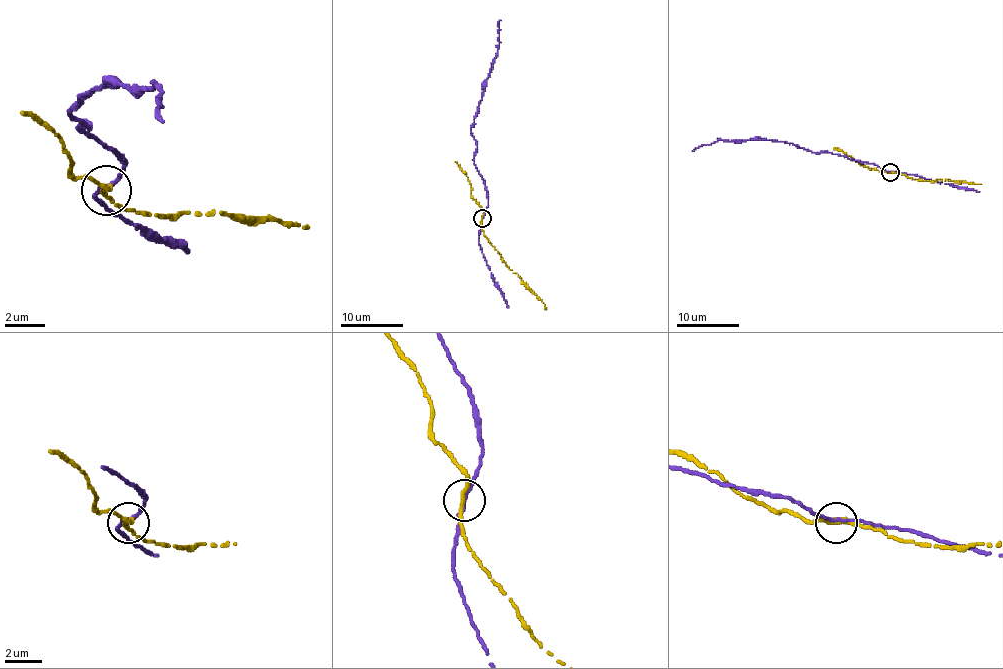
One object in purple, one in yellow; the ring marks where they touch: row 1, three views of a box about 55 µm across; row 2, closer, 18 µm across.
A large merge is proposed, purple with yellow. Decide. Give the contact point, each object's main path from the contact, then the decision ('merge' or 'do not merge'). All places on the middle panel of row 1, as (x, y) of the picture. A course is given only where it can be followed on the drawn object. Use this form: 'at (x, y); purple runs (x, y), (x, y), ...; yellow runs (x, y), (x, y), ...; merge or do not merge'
at (482, 218); purple runs (482, 218), (488, 201), (485, 180), (474, 163), (477, 141), (471, 127), (497, 51), (501, 20); yellow runs (482, 218), (482, 229), (488, 241), (546, 309); do not merge

